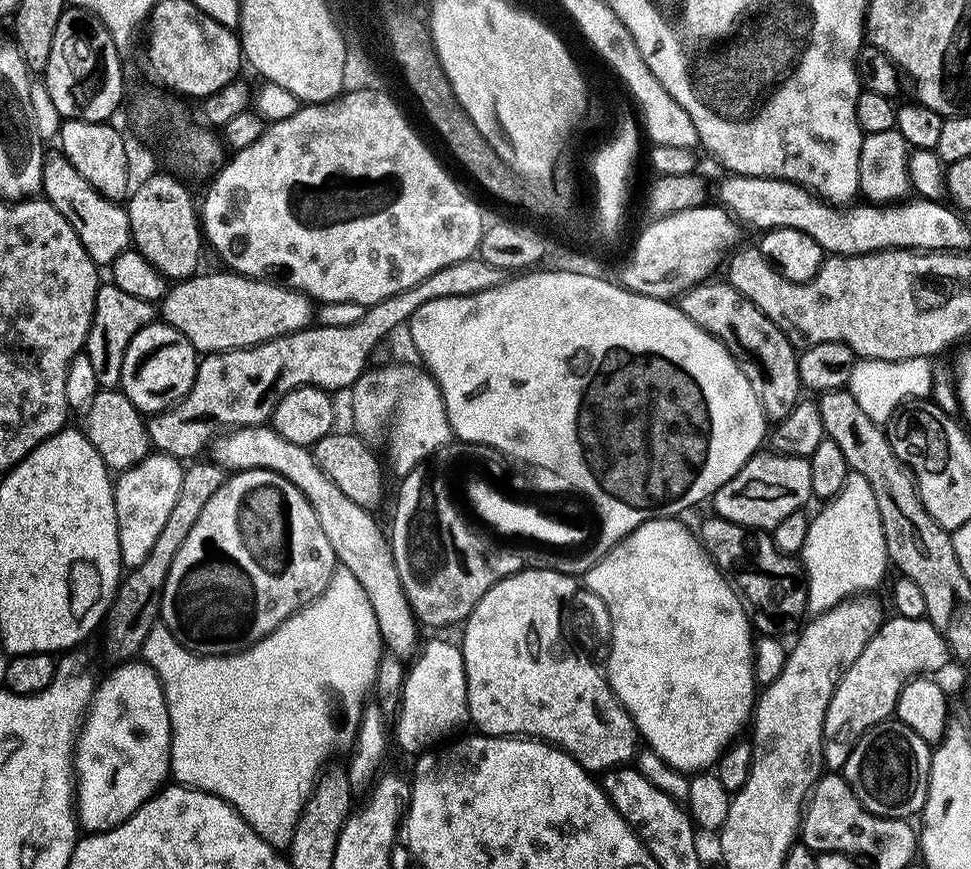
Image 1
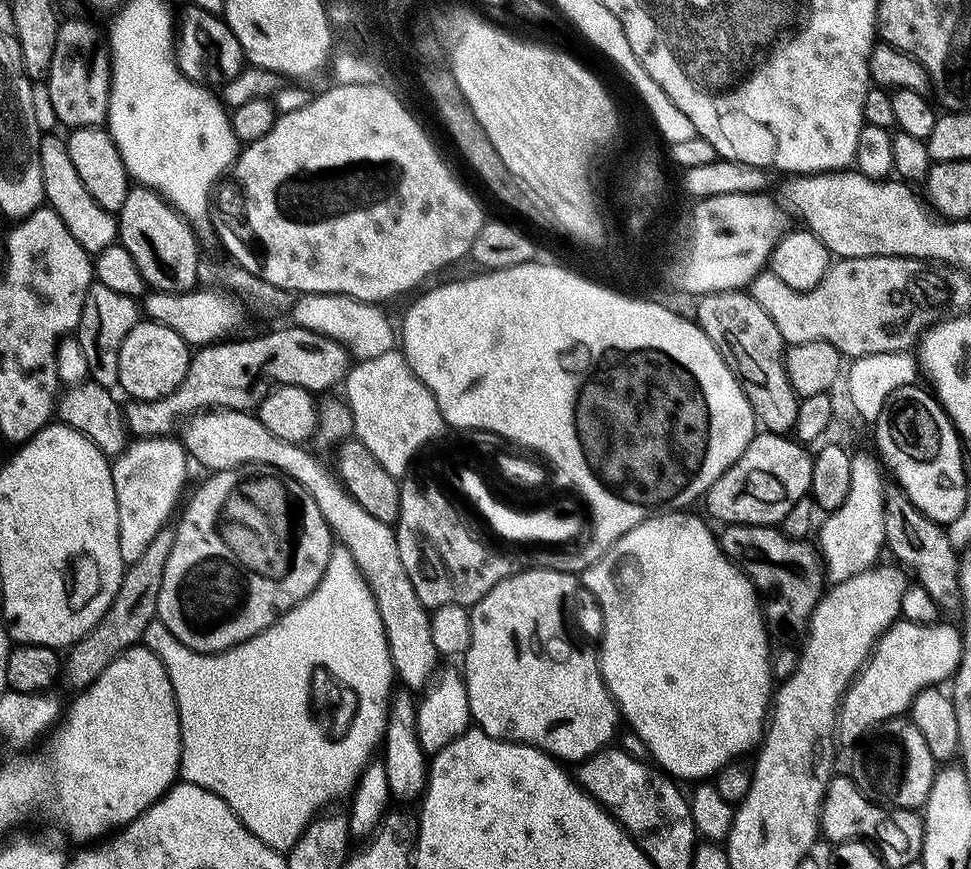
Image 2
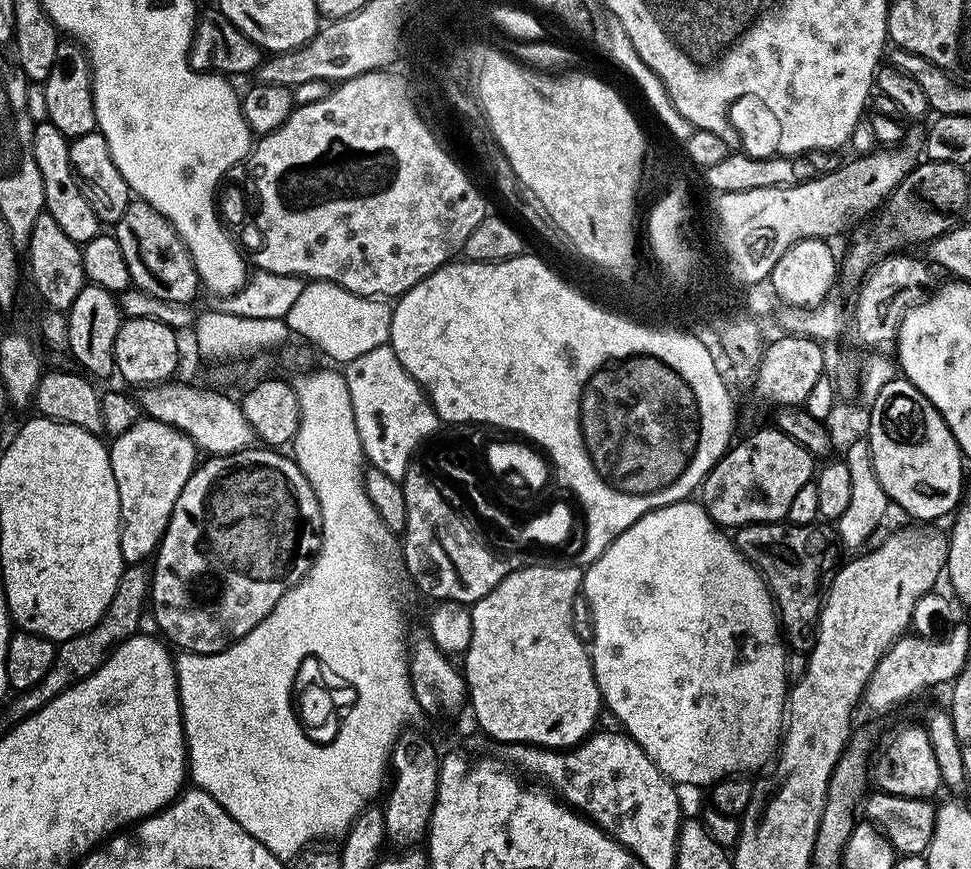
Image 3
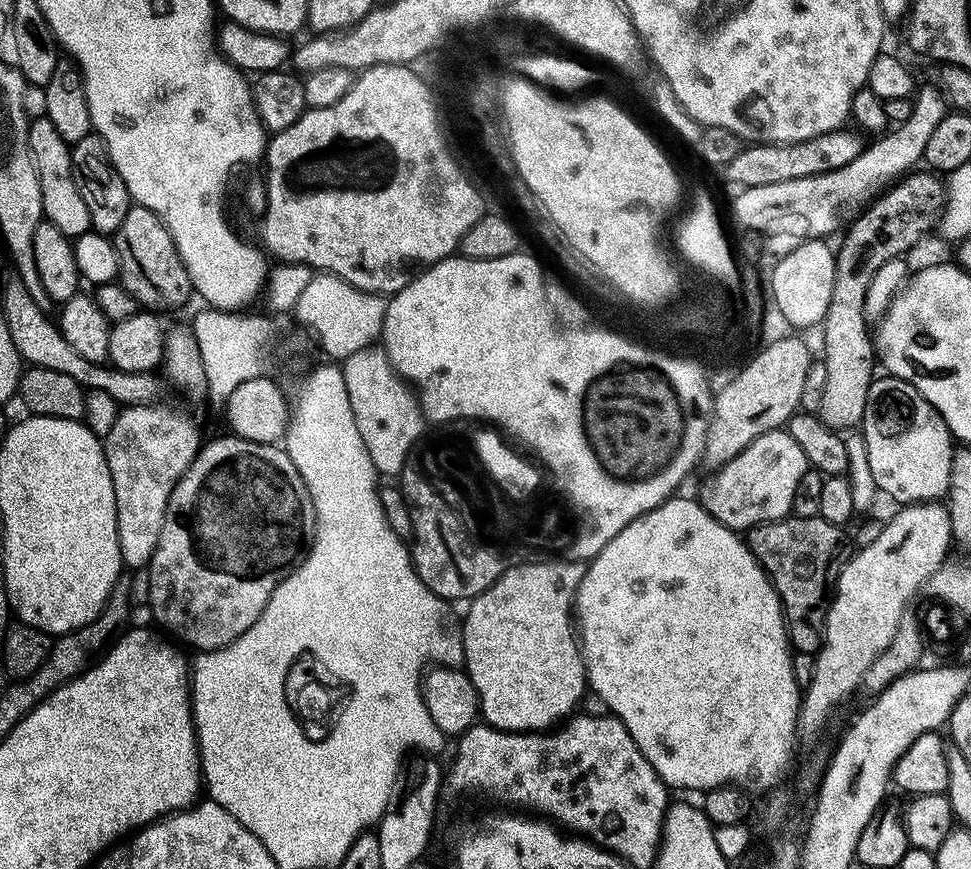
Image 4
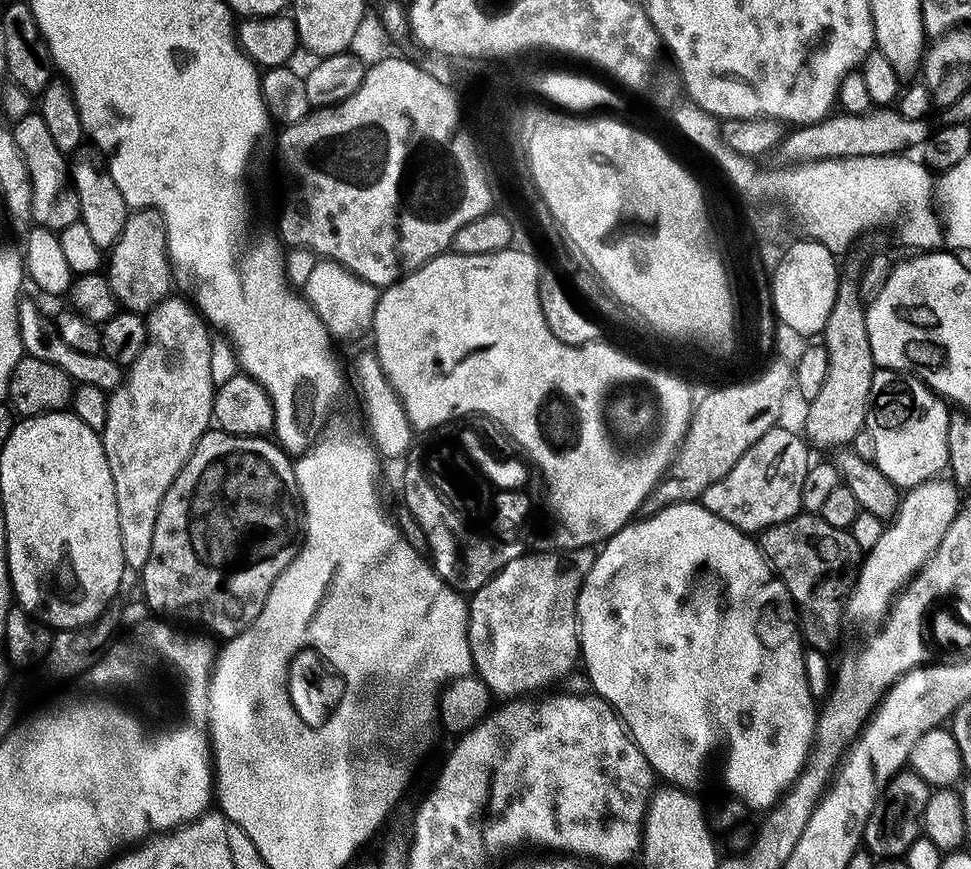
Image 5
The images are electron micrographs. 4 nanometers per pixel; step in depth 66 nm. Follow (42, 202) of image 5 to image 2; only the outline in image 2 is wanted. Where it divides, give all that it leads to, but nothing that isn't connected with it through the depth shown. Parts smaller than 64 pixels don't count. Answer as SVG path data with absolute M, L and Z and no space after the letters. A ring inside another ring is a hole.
M54 134L44 135L48 136L41 138L40 148L38 144L38 155L42 166L42 186L47 207L53 208L58 218L66 222L66 230L70 230L70 234L74 234L74 238L78 238L80 245L90 254L100 252L106 246L117 243L117 217L113 213L102 210L102 206L98 206L94 198L90 198L88 191L82 186L82 178L78 178L70 162L67 143L61 137L59 140L56 136L50 136Z

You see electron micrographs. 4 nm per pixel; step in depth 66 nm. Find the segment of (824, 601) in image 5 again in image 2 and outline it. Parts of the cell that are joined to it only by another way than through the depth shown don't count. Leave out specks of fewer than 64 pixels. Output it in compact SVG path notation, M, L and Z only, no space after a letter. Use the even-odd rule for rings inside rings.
M729 524L723 531L718 536L720 548L752 581L762 601L765 621L773 629L803 633L826 591L826 569L817 545L790 538L770 524Z

